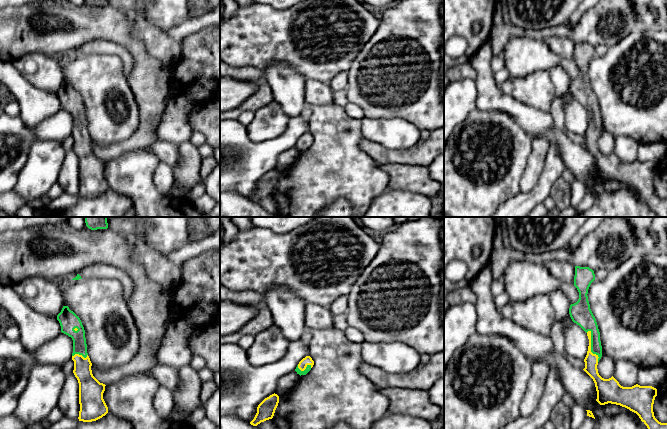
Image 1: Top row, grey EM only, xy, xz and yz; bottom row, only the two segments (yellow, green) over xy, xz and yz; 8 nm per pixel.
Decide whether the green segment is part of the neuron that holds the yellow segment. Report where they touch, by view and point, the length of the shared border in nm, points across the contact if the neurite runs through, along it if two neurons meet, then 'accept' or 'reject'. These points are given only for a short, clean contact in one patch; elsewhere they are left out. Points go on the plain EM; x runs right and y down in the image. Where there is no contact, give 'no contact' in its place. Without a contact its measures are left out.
yz (590, 122) | 260 nm | across yz (591, 136), (590, 122), (592, 106), (582, 92) | accept

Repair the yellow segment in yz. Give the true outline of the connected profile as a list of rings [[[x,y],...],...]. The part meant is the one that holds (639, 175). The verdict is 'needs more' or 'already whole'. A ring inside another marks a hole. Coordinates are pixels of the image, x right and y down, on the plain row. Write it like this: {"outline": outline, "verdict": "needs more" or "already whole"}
{"outline": [[[575,42],[574,62],[579,68],[579,75],[571,80],[569,90],[574,99],[579,101],[589,115],[587,131],[583,145],[594,157],[597,175],[600,181],[608,179],[620,181],[636,189],[657,217],[667,217],[667,199],[659,198],[653,188],[653,180],[657,172],[657,165],[652,162],[623,163],[612,152],[602,154],[597,145],[602,133],[600,108],[596,95],[590,85],[588,65],[595,56],[595,50],[589,43]]], "verdict": "needs more"}

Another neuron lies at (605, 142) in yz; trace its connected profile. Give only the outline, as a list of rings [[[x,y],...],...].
[[[602,131],[597,141],[599,151],[604,155],[611,154],[614,150],[614,141],[615,137],[606,131]]]

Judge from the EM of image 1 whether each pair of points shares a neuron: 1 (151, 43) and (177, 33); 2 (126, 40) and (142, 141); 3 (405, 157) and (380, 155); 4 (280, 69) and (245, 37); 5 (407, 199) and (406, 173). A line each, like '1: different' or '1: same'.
1: different
2: same
3: same
4: different
5: different

